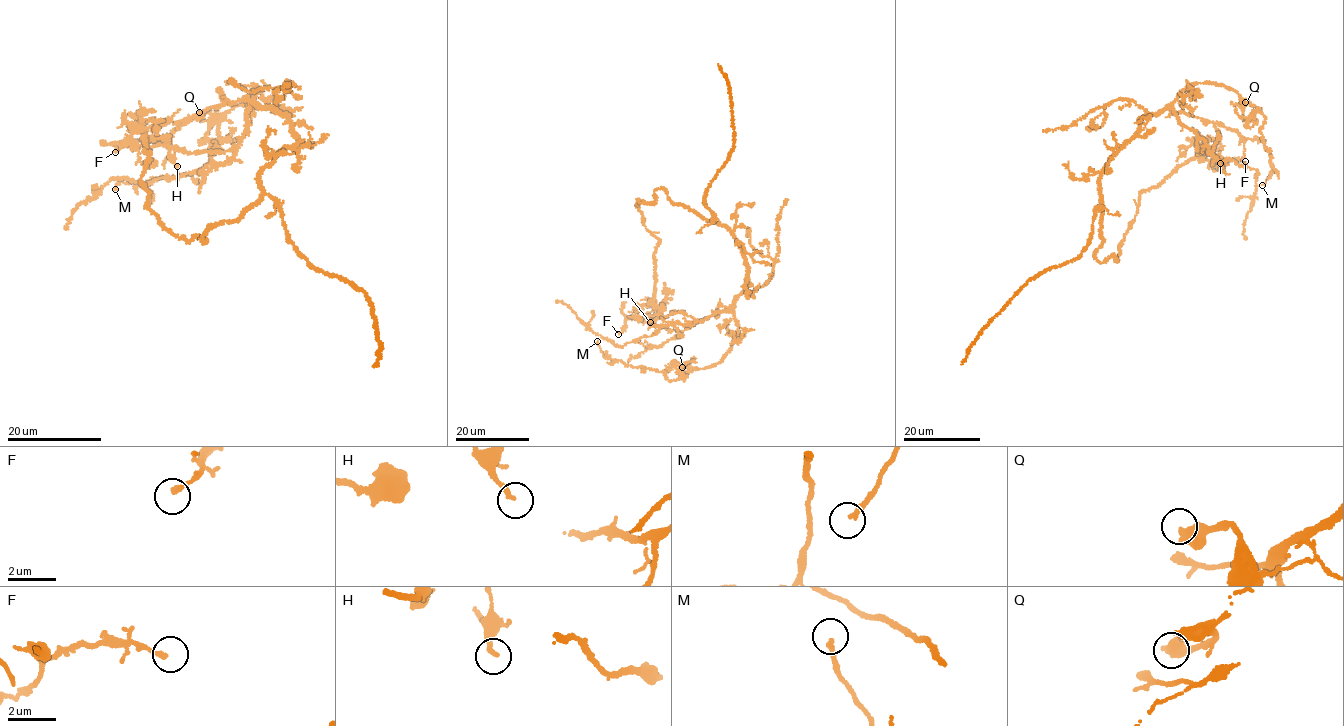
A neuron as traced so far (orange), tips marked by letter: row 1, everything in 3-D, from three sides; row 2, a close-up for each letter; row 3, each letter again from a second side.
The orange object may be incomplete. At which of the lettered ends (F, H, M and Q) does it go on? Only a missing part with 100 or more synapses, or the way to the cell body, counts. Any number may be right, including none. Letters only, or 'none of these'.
none of these

